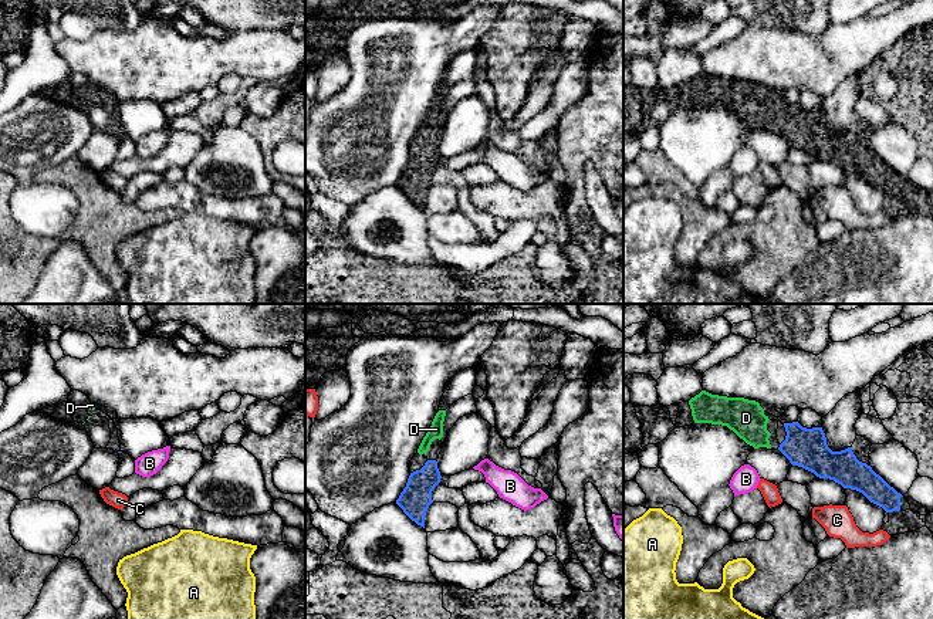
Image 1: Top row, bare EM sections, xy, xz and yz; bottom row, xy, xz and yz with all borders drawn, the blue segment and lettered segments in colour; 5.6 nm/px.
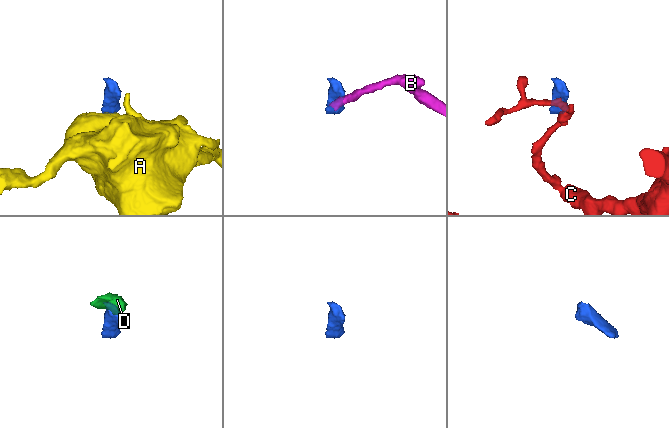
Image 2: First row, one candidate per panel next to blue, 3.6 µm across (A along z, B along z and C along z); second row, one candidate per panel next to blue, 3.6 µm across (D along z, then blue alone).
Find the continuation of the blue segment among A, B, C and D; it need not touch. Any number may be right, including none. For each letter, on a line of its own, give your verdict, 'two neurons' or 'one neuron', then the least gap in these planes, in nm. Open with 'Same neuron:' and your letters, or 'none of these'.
Same neuron: D
A: two neurons; 600 nm apart
B: two neurons; 180 nm apart
C: two neurons; 100 nm apart
D: one neuron; 50 nm apart

